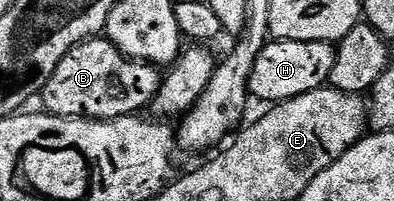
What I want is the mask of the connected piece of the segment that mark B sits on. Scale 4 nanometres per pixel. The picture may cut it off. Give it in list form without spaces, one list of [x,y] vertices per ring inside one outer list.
[[[94,37],[81,43],[59,61],[55,73],[51,73],[51,81],[42,89],[40,102],[45,102],[44,110],[51,115],[71,117],[72,119],[118,119],[124,115],[136,115],[144,112],[152,104],[157,91],[163,82],[163,75],[156,66],[140,63],[138,59],[129,59],[110,39]]]

